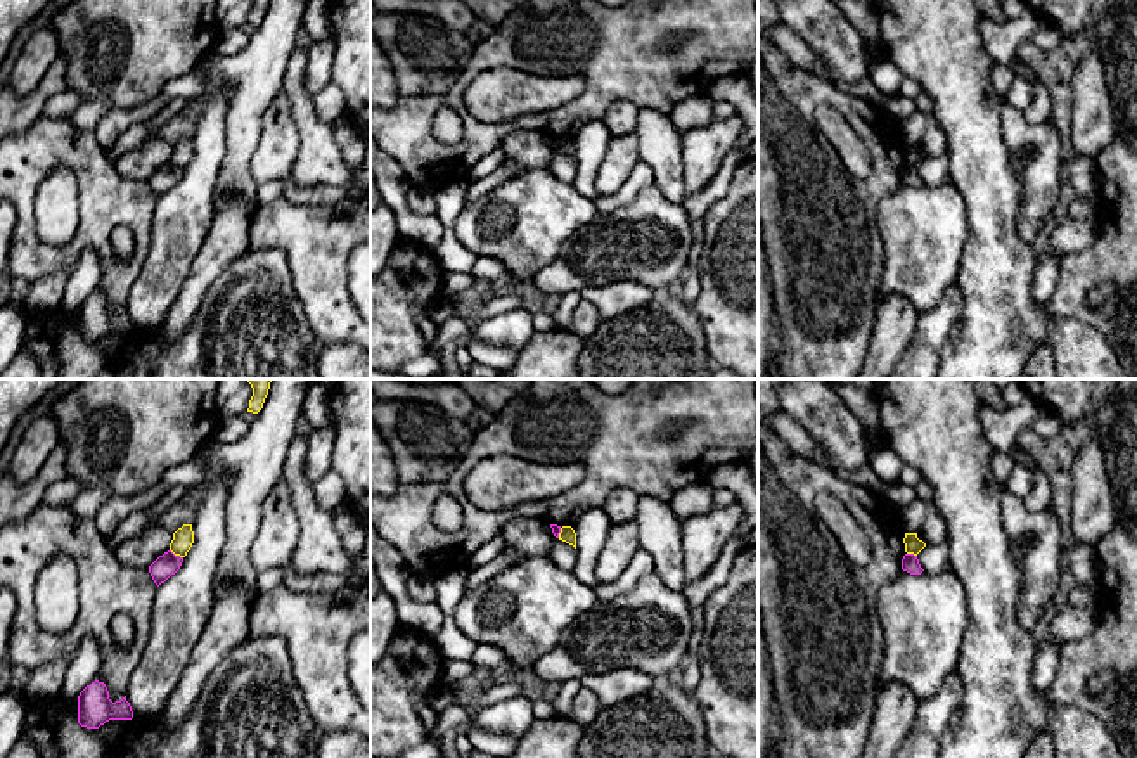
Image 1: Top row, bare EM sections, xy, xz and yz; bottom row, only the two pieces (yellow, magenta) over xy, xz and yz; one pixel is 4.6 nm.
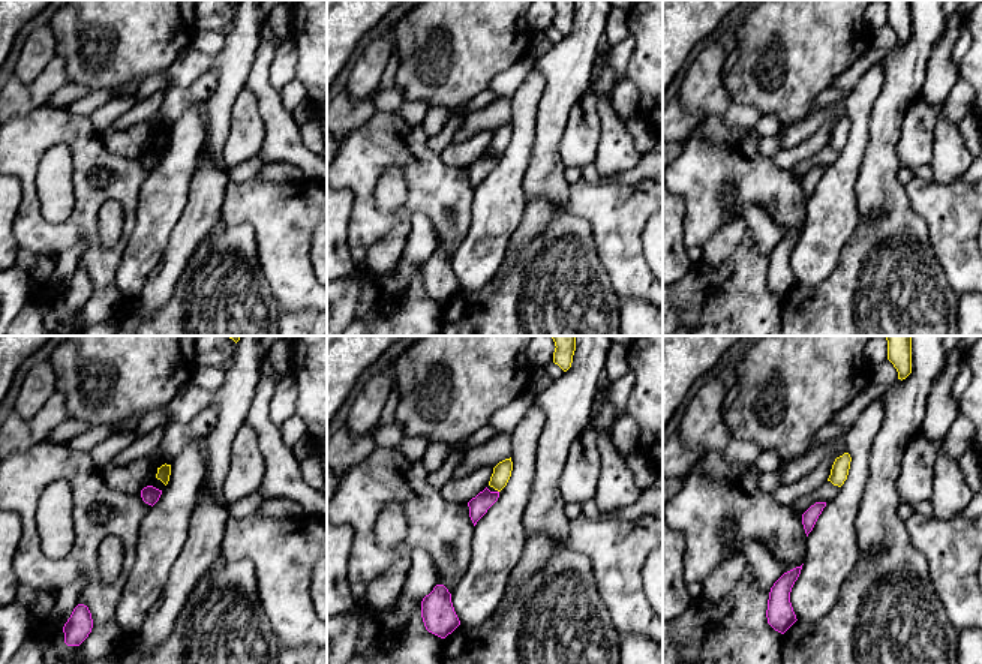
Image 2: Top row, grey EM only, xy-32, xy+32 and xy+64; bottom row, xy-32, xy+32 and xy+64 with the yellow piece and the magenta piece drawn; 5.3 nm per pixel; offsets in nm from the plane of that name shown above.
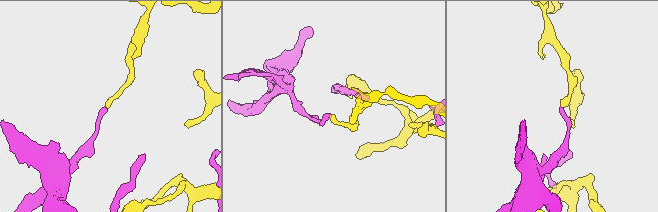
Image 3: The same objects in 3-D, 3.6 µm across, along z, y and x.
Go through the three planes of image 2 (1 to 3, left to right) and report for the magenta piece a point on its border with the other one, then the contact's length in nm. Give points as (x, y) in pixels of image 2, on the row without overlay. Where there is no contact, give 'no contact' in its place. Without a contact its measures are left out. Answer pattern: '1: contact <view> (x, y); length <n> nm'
1: no contact
2: no contact
3: no contact

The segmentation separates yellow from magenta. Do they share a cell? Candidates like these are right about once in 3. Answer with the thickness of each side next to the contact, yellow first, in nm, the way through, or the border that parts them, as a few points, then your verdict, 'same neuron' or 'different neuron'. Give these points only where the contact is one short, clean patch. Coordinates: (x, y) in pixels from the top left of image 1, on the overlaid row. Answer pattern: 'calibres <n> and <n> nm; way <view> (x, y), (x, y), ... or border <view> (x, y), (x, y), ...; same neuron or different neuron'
calibres 100 and 110 nm; different neuron

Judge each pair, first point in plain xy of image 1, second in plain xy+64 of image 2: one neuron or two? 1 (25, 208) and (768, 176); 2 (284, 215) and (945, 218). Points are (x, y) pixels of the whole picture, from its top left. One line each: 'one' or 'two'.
1: one
2: one

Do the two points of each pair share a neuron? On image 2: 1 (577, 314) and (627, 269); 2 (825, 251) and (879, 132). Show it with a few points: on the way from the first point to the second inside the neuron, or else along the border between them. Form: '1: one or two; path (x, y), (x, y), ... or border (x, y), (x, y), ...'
1: two; border (595, 251), (621, 302)
2: two; border (864, 149), (855, 185), (858, 218)

